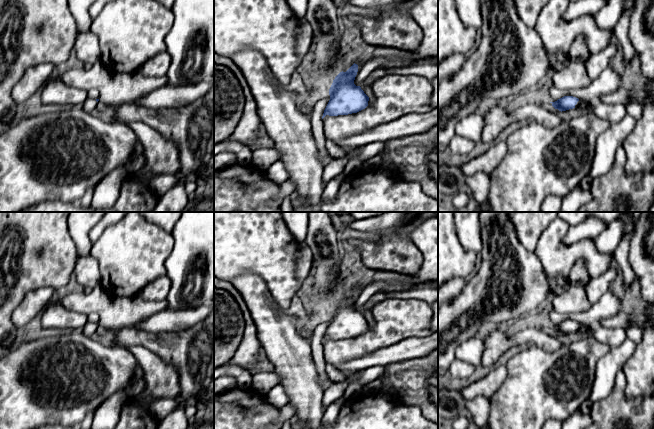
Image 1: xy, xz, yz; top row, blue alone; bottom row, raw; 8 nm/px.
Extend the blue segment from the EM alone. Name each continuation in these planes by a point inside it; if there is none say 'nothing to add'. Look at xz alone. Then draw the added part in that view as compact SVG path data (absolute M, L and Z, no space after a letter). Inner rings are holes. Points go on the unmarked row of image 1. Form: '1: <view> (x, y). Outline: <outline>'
nothing to add

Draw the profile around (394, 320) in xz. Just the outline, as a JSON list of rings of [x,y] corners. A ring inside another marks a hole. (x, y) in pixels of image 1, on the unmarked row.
[[[385,299],[373,305],[369,311],[373,321],[369,322],[368,330],[348,339],[329,340],[322,343],[326,364],[335,368],[353,359],[361,358],[377,350],[392,346],[411,337],[426,337],[433,332],[429,329],[432,313],[423,300],[418,299]]]

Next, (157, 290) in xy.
[[[164,275],[145,286],[138,296],[146,301],[162,301],[166,300],[170,288],[171,280],[167,275]]]

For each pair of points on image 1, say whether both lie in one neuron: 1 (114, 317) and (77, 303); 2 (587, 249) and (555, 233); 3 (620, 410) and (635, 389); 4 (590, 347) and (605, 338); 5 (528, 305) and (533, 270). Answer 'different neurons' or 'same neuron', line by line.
1: same neuron
2: same neuron
3: different neurons
4: different neurons
5: same neuron

